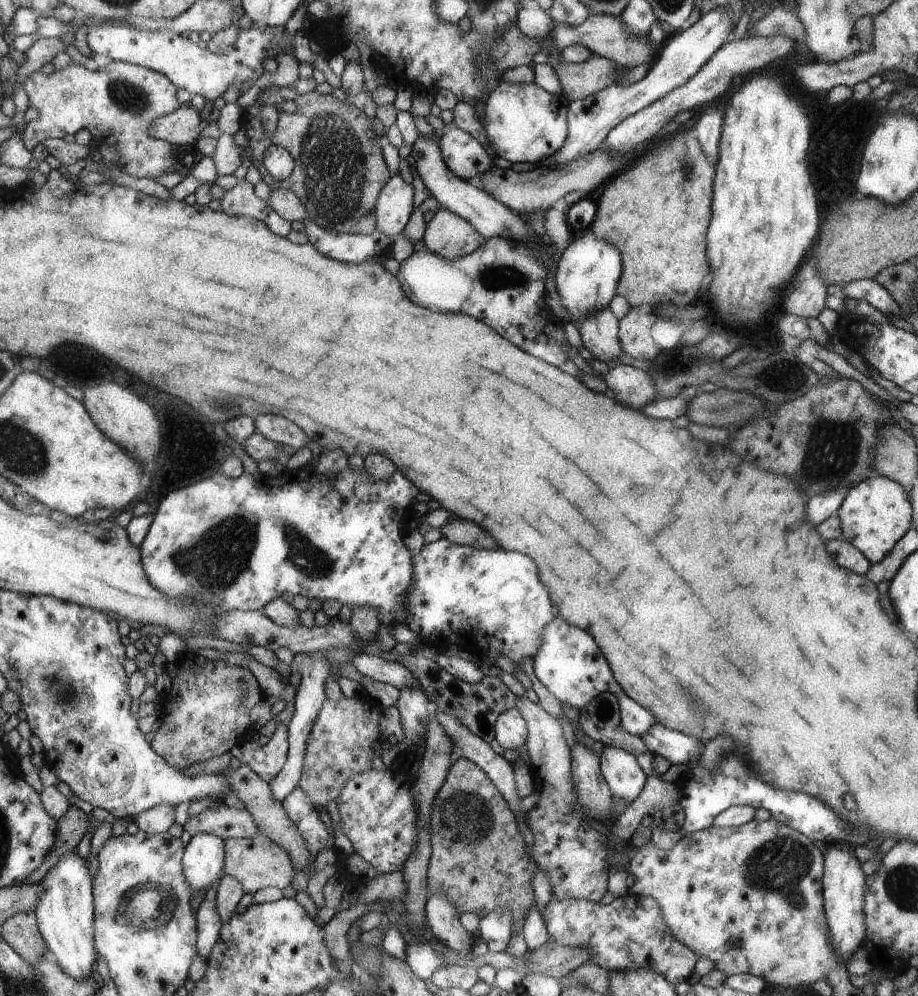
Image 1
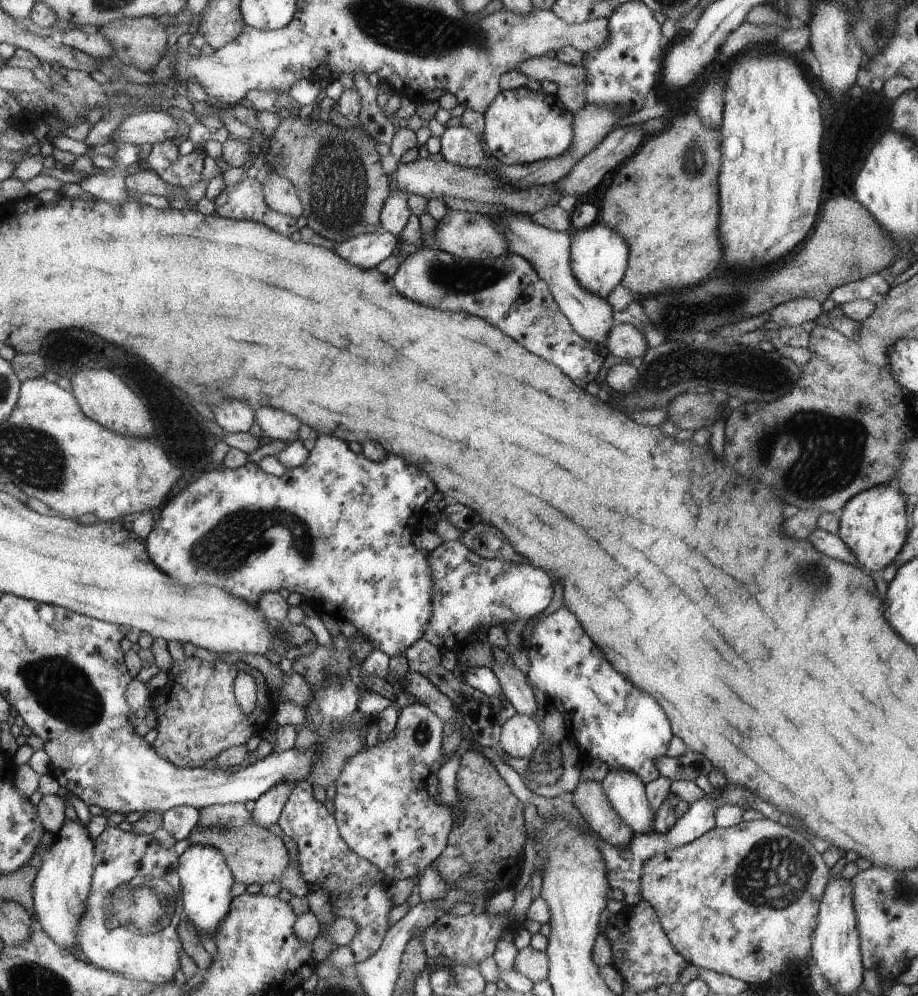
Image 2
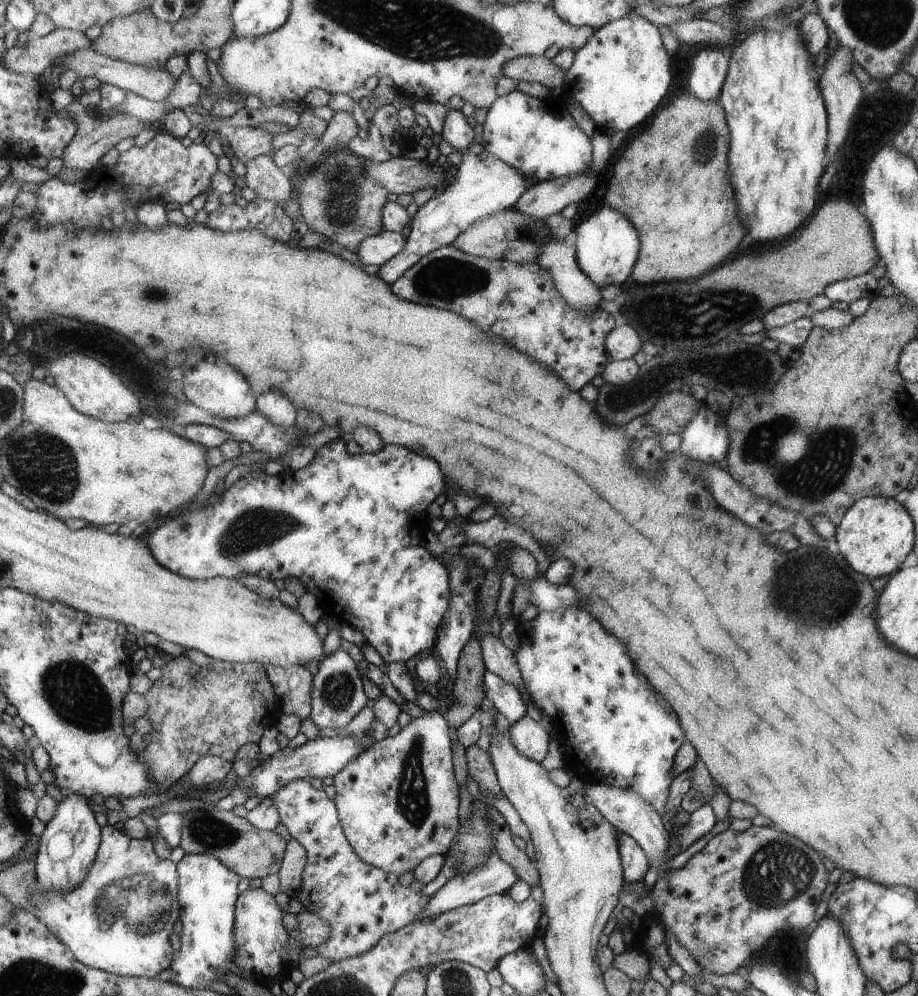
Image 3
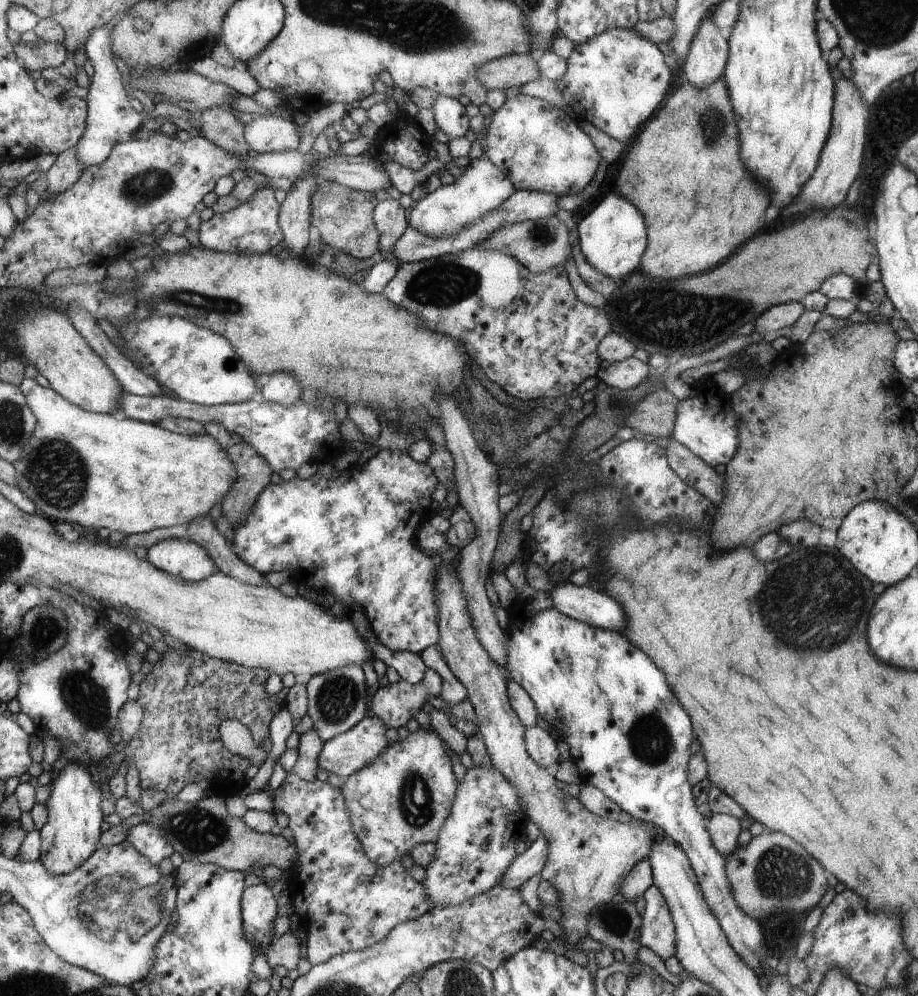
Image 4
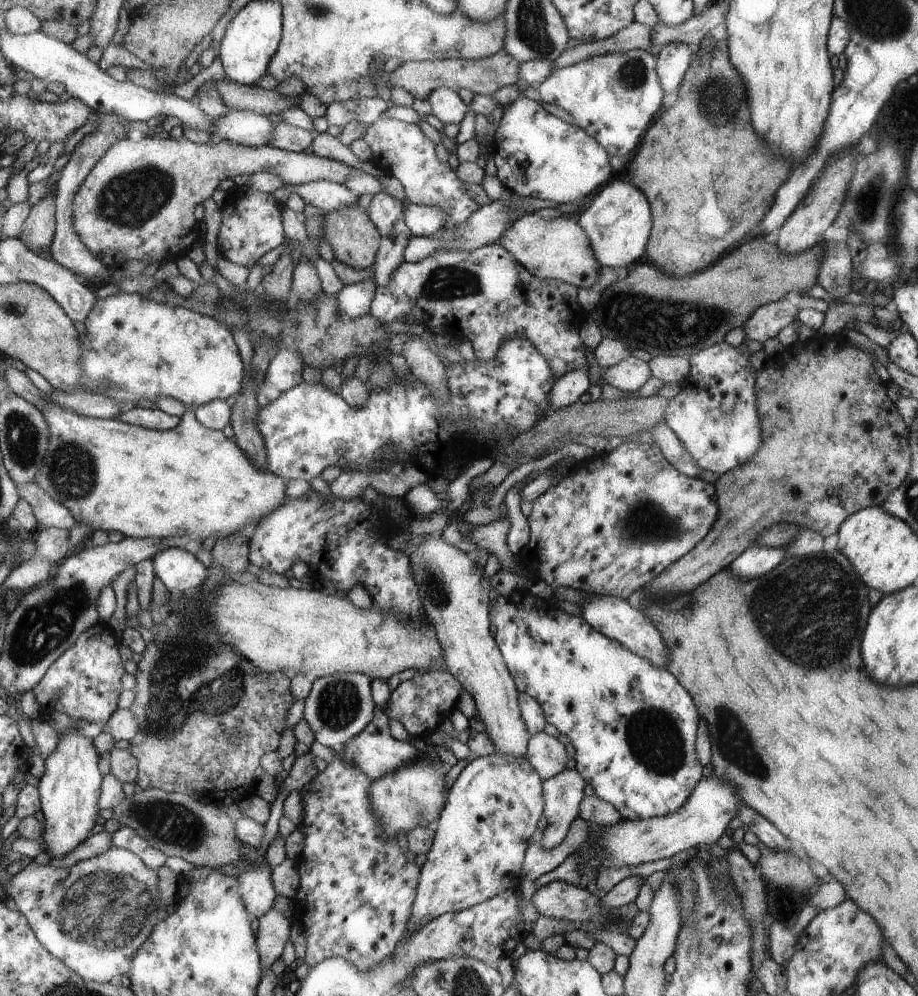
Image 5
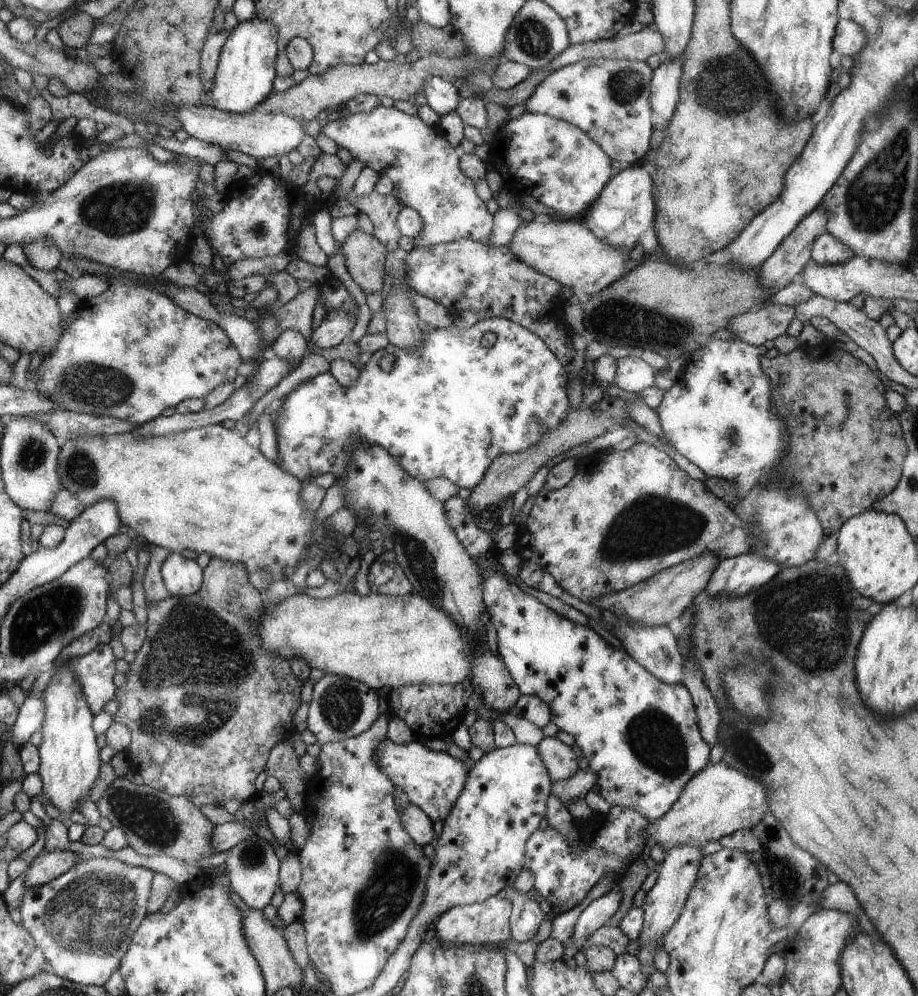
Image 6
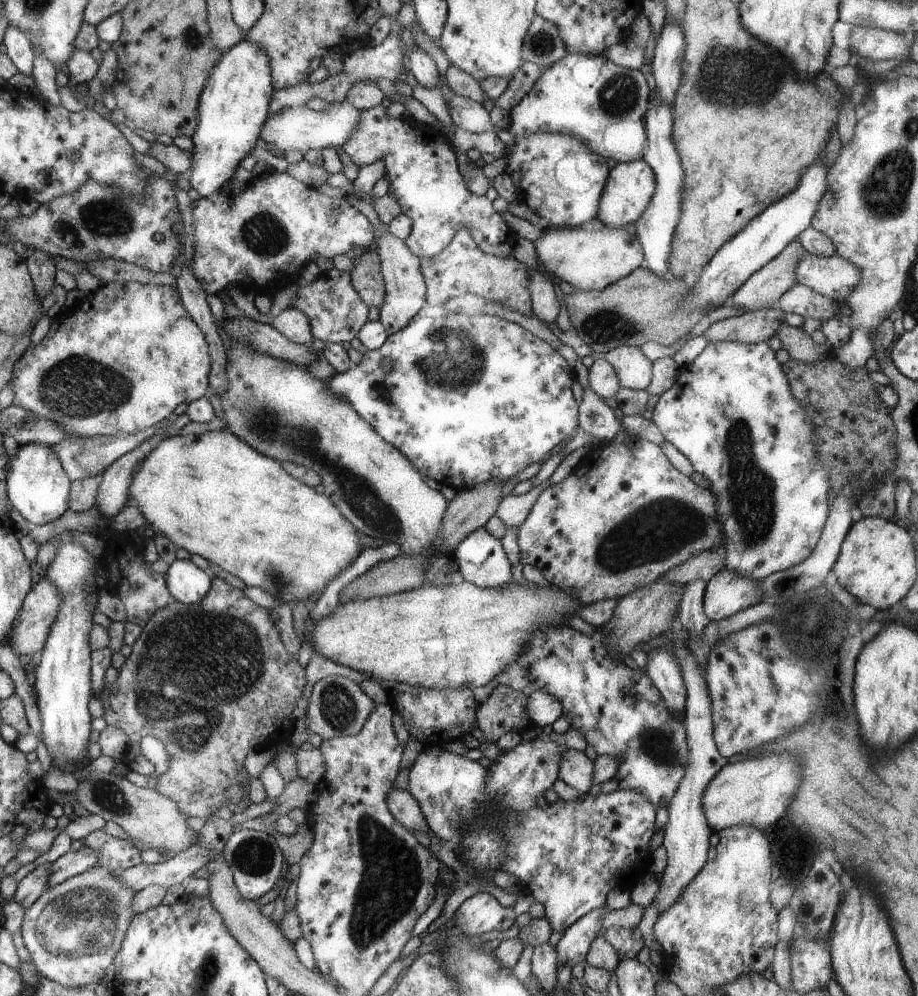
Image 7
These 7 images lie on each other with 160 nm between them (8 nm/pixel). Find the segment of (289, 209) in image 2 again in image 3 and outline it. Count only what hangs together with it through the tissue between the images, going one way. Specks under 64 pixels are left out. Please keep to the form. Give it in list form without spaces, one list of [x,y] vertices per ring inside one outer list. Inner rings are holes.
[[[259,155],[252,160],[246,160],[246,178],[242,185],[249,187],[259,198],[280,204],[286,209],[286,204],[292,196],[292,182],[282,170],[276,166],[269,155]]]

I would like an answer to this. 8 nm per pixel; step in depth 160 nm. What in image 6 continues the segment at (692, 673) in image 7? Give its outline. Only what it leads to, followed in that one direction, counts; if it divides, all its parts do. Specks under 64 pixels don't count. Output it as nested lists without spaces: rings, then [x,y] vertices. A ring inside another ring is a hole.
[[[680,844],[680,846],[670,848],[666,852],[664,862],[658,868],[660,874],[658,874],[656,885],[652,886],[652,890],[646,893],[644,905],[641,907],[644,910],[644,924],[642,932],[640,932],[640,938],[636,940],[640,944],[640,952],[636,954],[635,958],[640,960],[642,972],[648,977],[654,972],[654,954],[660,946],[662,947],[664,934],[680,918],[688,894],[694,887],[696,878],[698,878],[698,870],[702,858],[704,858],[702,849],[703,846],[692,846],[692,844]]]

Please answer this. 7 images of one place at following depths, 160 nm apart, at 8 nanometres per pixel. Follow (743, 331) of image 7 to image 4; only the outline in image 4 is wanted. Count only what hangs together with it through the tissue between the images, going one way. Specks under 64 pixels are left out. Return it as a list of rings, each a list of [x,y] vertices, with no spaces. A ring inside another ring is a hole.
[[[796,301],[770,307],[755,320],[755,330],[761,334],[768,334],[792,326],[804,311],[804,305]]]

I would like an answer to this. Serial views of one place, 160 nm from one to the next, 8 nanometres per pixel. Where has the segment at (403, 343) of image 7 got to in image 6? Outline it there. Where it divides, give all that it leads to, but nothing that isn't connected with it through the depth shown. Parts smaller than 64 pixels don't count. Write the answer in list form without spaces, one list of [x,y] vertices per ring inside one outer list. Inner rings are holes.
[[[502,317],[484,318],[479,320],[470,329],[462,330],[453,324],[448,328],[428,328],[426,332],[422,332],[422,342],[424,346],[416,348],[416,350],[406,350],[394,346],[391,343],[386,348],[378,350],[372,354],[370,360],[366,362],[365,368],[360,370],[360,376],[356,378],[354,386],[345,388],[341,383],[334,378],[332,374],[322,373],[314,376],[311,380],[302,382],[294,390],[284,397],[284,406],[280,410],[280,414],[276,416],[276,439],[278,442],[278,460],[274,460],[283,470],[288,474],[296,476],[301,482],[308,483],[314,477],[324,473],[335,474],[340,480],[348,475],[349,459],[351,458],[351,451],[359,444],[359,441],[370,443],[371,445],[385,447],[387,451],[401,465],[402,470],[405,470],[409,475],[413,475],[415,479],[424,482],[425,480],[434,477],[444,477],[459,486],[460,488],[473,489],[476,485],[481,484],[481,480],[489,470],[489,466],[496,460],[499,454],[517,453],[521,450],[526,450],[529,446],[539,443],[539,438],[548,430],[554,427],[559,427],[562,421],[566,420],[566,416],[570,414],[570,398],[568,392],[564,388],[564,380],[566,380],[566,370],[562,366],[561,360],[550,350],[549,346],[544,344],[544,340],[537,334],[534,334],[527,327],[513,323],[511,320]],[[486,332],[494,332],[497,336],[496,343],[490,348],[480,345],[480,338]],[[392,354],[394,358],[394,368],[390,372],[384,372],[378,365],[378,362],[386,356]]]

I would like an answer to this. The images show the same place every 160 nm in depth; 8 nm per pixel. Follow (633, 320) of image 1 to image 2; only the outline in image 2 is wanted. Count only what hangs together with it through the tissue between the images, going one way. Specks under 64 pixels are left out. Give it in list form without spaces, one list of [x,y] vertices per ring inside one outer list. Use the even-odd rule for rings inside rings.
[[[616,323],[609,332],[604,348],[622,360],[632,360],[636,356],[643,357],[650,346],[644,332],[636,326],[631,323]]]

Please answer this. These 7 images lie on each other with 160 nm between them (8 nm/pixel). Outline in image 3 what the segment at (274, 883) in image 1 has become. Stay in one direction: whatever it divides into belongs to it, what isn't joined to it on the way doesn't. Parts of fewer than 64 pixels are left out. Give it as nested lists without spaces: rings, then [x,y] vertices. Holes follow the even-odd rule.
[[[218,808],[208,810],[190,810],[184,816],[182,850],[186,854],[208,854],[232,868],[242,878],[254,880],[279,873],[284,865],[288,844],[272,831],[260,830],[248,822],[245,817],[238,817],[233,811]]]

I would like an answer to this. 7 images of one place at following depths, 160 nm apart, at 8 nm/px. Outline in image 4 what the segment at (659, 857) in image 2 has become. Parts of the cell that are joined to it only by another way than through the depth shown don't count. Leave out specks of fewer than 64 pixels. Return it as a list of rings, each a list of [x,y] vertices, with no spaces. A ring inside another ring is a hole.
[[[778,831],[766,832],[766,834],[752,837],[746,846],[739,844],[733,853],[724,857],[724,860],[726,878],[730,883],[731,893],[736,904],[744,914],[748,914],[756,920],[766,920],[766,918],[770,918],[772,914],[778,914],[778,912],[806,912],[810,908],[814,909],[827,891],[828,874],[820,866],[820,862],[814,860],[792,838],[788,838],[786,834]]]

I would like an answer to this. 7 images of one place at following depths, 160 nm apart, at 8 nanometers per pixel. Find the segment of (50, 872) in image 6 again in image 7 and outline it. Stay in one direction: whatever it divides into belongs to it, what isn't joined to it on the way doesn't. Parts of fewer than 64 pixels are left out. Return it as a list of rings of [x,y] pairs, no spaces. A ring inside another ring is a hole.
[[[50,863],[40,864],[22,878],[20,882],[17,882],[13,899],[17,900],[24,910],[32,906],[49,887],[50,868]]]

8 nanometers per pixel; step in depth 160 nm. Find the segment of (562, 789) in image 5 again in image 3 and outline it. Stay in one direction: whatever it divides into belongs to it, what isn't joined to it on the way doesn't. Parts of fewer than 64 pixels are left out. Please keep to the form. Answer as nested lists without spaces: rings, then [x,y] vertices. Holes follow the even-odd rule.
[[[492,852],[490,860],[478,868],[478,870],[472,870],[468,872],[466,876],[454,876],[451,880],[446,882],[438,892],[430,897],[430,902],[426,906],[426,910],[422,910],[422,914],[418,916],[418,920],[424,920],[424,918],[436,918],[448,910],[459,908],[460,906],[472,905],[488,896],[494,894],[509,893],[511,887],[520,880],[516,870],[501,860],[496,852]]]

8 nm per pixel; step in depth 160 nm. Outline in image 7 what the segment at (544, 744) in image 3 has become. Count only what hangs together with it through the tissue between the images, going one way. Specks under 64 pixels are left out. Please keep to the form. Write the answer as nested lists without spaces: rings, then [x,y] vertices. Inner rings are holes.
[[[568,749],[561,756],[560,778],[582,793],[588,792],[593,784],[593,762],[584,751]]]

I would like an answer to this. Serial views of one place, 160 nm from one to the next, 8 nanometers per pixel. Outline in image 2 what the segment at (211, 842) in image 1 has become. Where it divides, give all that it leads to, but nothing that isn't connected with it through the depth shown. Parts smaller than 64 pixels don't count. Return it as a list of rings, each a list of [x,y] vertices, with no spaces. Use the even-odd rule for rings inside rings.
[[[201,844],[190,845],[181,856],[179,871],[185,899],[185,913],[188,922],[193,923],[200,937],[202,935],[214,936],[217,928],[232,908],[230,888],[235,878],[232,878],[232,871],[224,857],[222,851],[216,847]]]

